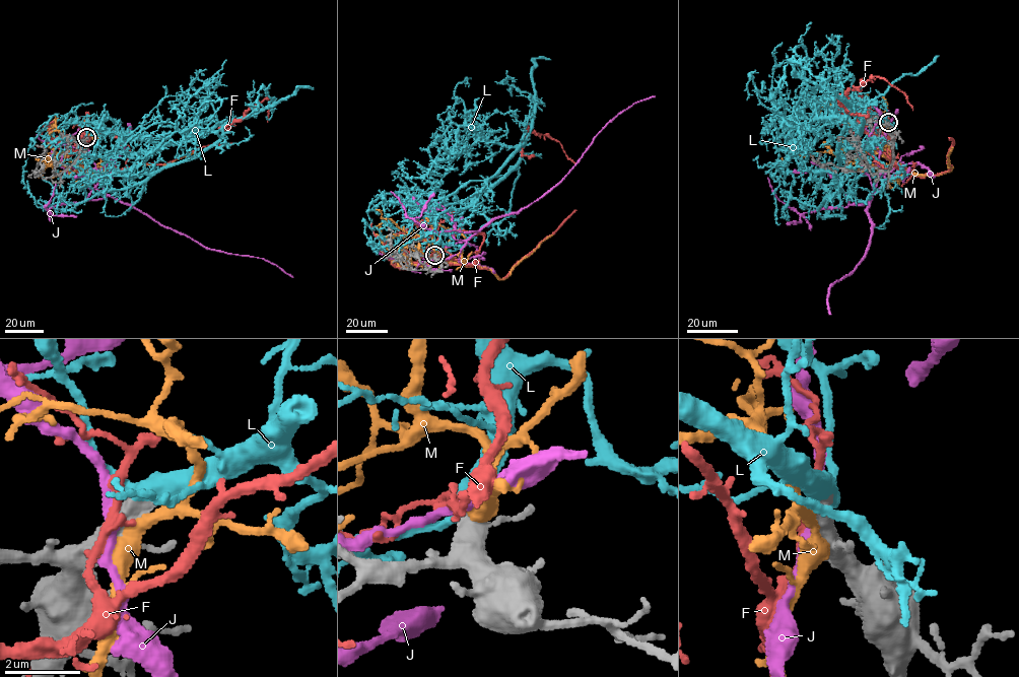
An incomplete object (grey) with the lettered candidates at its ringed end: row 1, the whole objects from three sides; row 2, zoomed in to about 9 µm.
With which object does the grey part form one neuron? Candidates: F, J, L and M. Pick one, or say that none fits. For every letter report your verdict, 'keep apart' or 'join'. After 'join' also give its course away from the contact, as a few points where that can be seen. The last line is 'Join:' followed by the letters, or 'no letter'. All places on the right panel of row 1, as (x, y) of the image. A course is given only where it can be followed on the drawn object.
F: keep apart
J: keep apart
L: join | via (888, 123), (847, 112), (862, 133), (860, 106), (837, 145), (841, 191), (818, 216), (844, 177)
M: keep apart
Join: L

